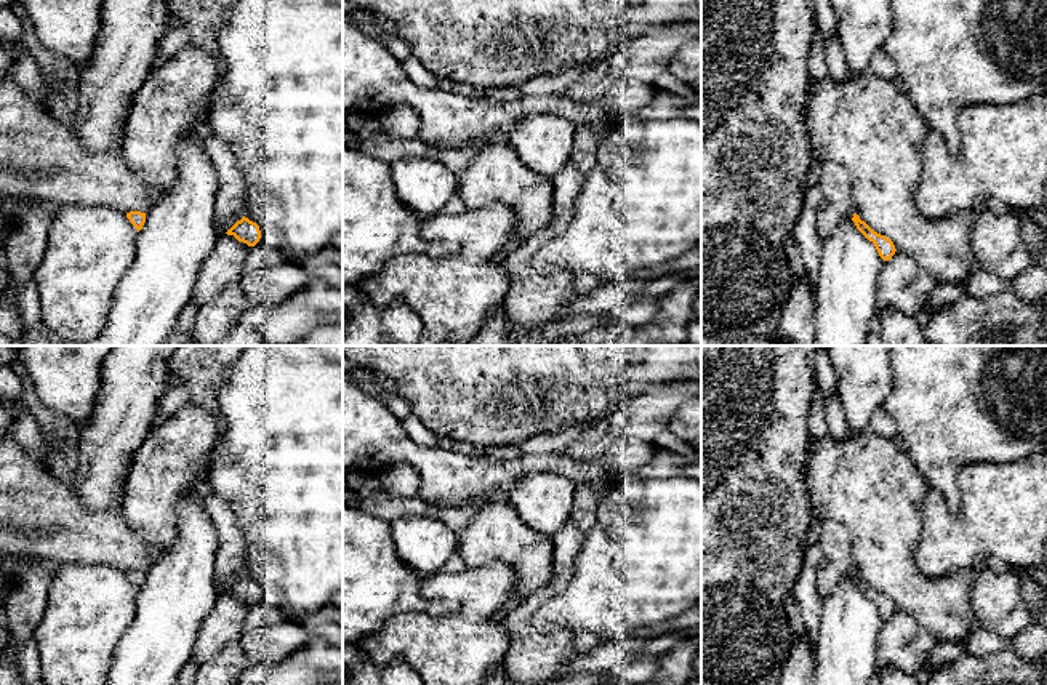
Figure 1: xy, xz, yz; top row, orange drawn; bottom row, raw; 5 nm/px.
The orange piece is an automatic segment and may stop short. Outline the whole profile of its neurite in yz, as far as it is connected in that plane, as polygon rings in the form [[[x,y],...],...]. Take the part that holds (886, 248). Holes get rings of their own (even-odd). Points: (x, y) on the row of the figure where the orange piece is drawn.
[[[855,213],[852,221],[855,222],[856,229],[869,240],[874,243],[879,256],[884,261],[892,259],[892,256],[895,254],[895,245],[890,238],[887,238],[885,235],[881,235],[877,232],[874,232],[864,221],[860,219],[860,216]]]

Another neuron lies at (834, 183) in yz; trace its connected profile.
[[[824,162],[820,170],[818,186],[824,202],[831,203],[839,213],[855,213],[856,208],[852,194],[852,179],[842,165]]]

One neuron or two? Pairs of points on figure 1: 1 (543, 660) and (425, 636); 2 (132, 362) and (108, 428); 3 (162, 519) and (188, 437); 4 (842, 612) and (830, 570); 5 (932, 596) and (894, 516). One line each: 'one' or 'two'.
1: two
2: one
3: one
4: two
5: one

